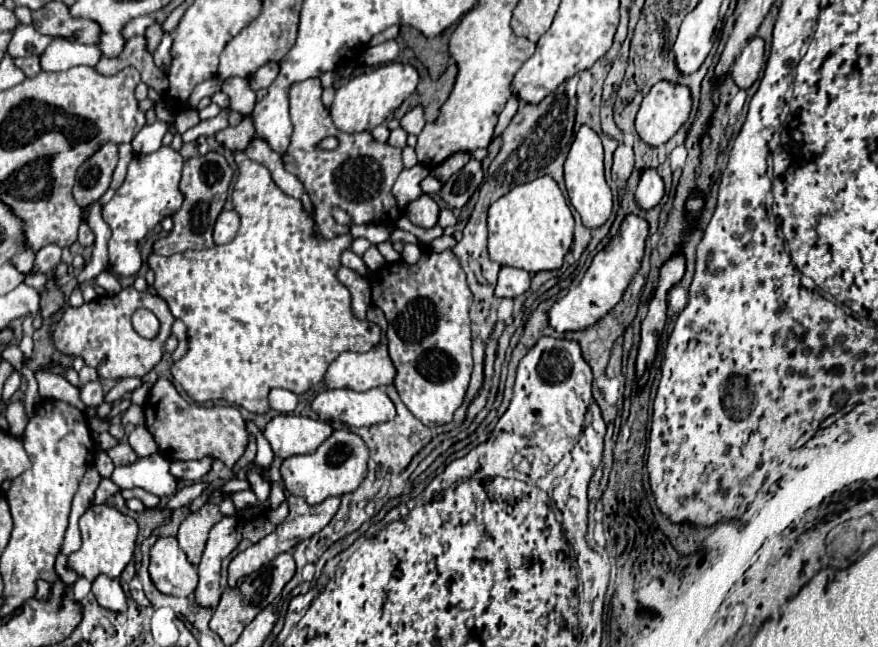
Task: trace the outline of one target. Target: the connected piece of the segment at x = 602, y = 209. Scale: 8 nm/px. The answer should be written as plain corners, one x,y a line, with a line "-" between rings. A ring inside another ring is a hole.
581,126
581,130
577,132
577,136
571,144
571,150
567,154
565,188
567,188
569,202
579,212
585,228
593,230
593,228
599,228
607,222
607,218
611,216
613,198
611,198
611,190
609,190
605,176
603,176
603,146
601,146
599,136
589,126

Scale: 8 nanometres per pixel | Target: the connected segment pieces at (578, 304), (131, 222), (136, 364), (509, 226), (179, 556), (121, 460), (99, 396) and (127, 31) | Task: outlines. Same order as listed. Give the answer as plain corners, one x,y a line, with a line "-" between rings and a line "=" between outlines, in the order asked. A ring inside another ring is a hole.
629,214
619,228
619,234
615,238
611,238
611,242
593,258
589,270
585,272
583,280
579,282
577,288
571,288
567,292
567,296
563,296
561,300
557,300
551,310
549,310
549,326
559,332
579,332
579,330
587,330
589,326
593,326
595,322
599,322
623,296
625,288
629,286
631,278
635,276
635,272
641,266
641,258
643,258
643,250
645,250
645,240
649,234
649,226
645,220
641,220
639,216
=
161,146
151,154
137,154
129,162
127,178
117,188
115,196
103,208
103,220
109,224
113,236
109,240
109,268
121,276
133,276
141,268
141,254
137,248
139,238
143,238
155,224
159,224
165,216
171,216
179,210
183,202
183,194
179,192
183,158
169,146
=
129,286
123,288
119,294
99,296
93,302
85,302
79,308
67,306
53,330
53,340
57,350
69,356
81,356
87,366
99,372
101,378
113,380
121,380
127,376
143,378
149,370
153,370
159,364
163,356
163,344
171,334
173,320
175,318
171,316
167,302
163,298
149,292
137,292
133,286
-
137,308
147,308
157,316
157,320
161,322
159,340
147,340
133,330
131,314
=
551,176
535,178
529,184
515,186
489,206
489,258
501,266
527,270
529,274
541,270
559,270
563,256
573,240
573,216
557,182
=
171,536
157,538
151,548
149,574
157,590
169,596
189,596
197,588
197,568
=
119,442
115,448
107,450
107,454
109,454
109,458
113,460
113,464
115,464
115,466
131,464
131,462
135,462
135,460
139,458
139,456
131,450
131,446
129,446
127,442
=
89,382
81,388
81,402
87,408
97,408
103,402
103,390
99,382
=
150,15
140,16
131,20
131,22
123,28
123,38
125,38
125,40
129,40
131,36
144,35
146,29
153,22
154,19

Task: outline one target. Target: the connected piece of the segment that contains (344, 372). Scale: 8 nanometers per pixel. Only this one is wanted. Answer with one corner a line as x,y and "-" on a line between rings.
369,306
367,310
367,320
375,322
381,328
381,340
376,348
365,352
365,354
339,354
331,364
329,370
325,374
325,385
328,389
351,388
357,392
375,388
375,386
387,386
393,384
395,378
395,366
389,358
386,332
388,328
387,320
383,316
383,312
377,306

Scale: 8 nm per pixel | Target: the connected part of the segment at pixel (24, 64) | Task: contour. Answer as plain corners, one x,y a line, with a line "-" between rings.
29,56
29,58
17,58
15,64
25,72
25,76
33,78
37,72
41,72
39,68
39,58
37,56

